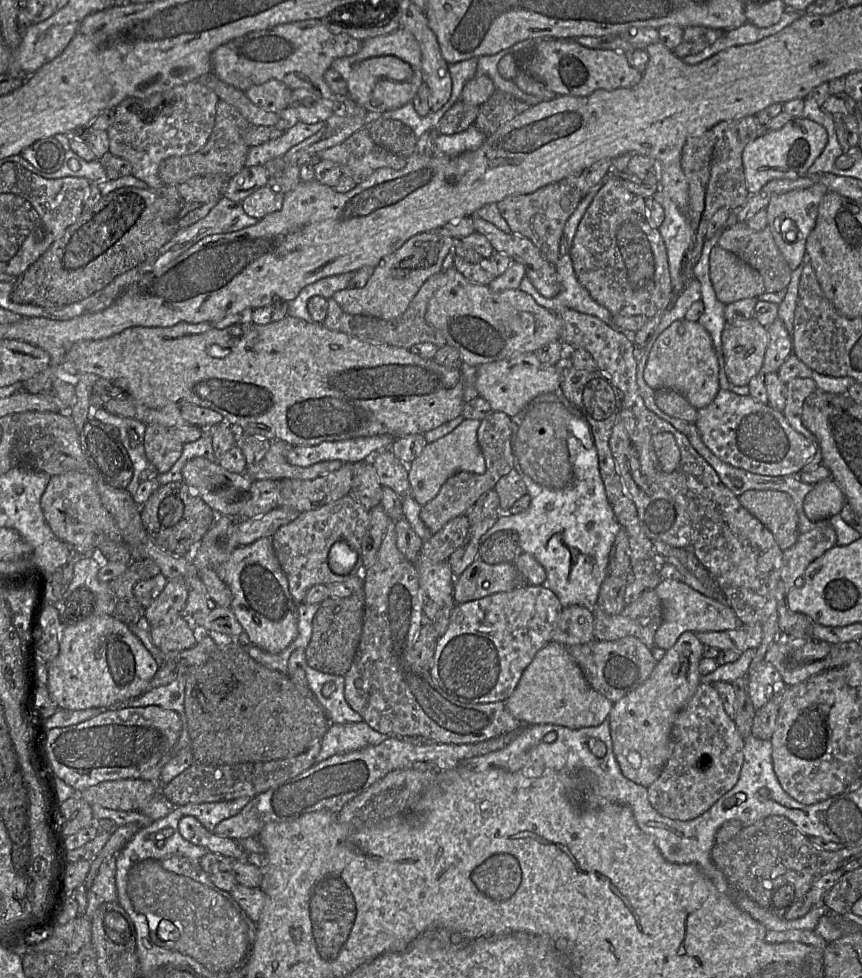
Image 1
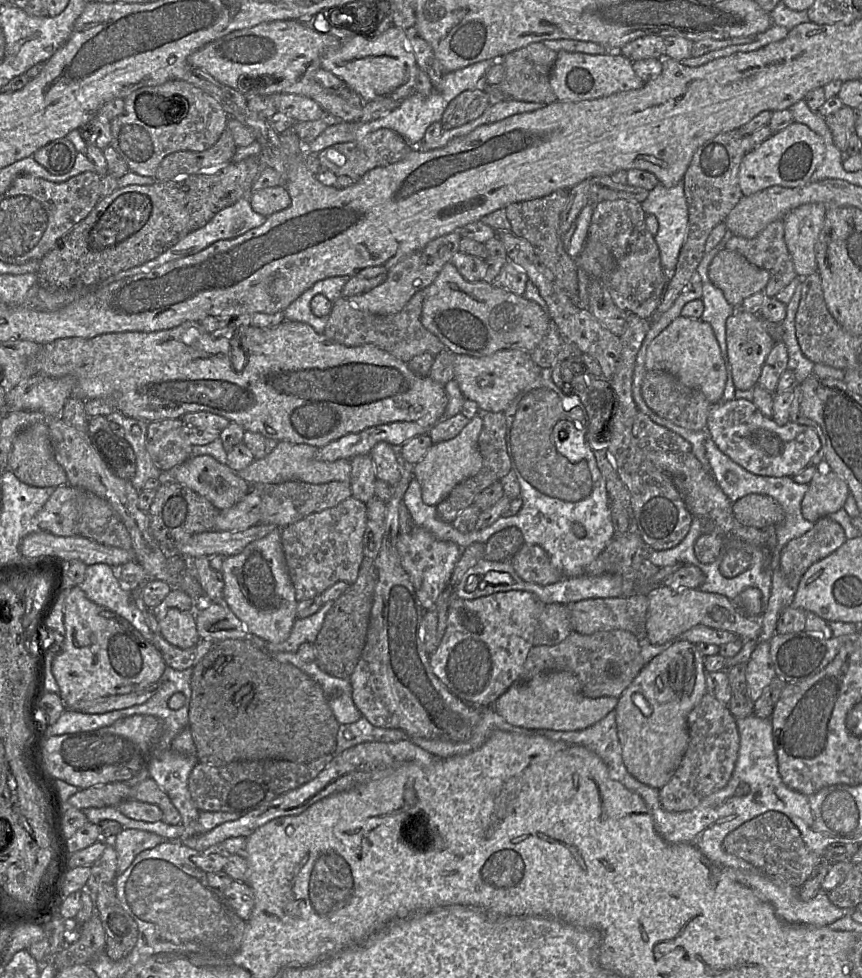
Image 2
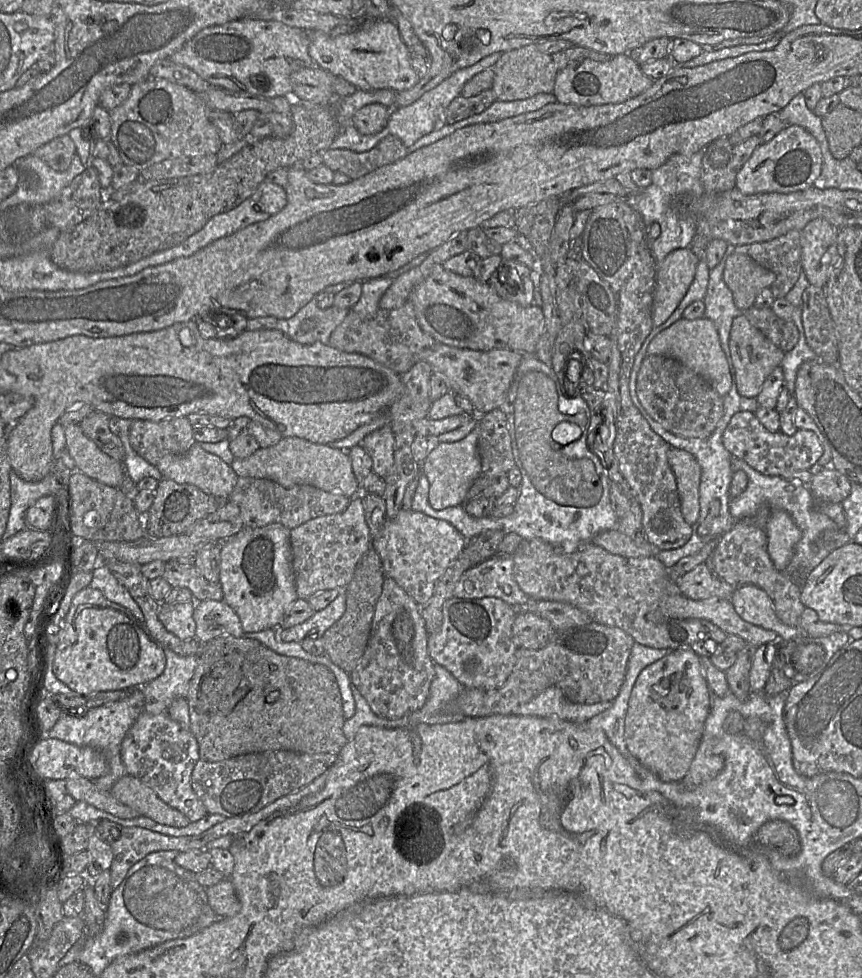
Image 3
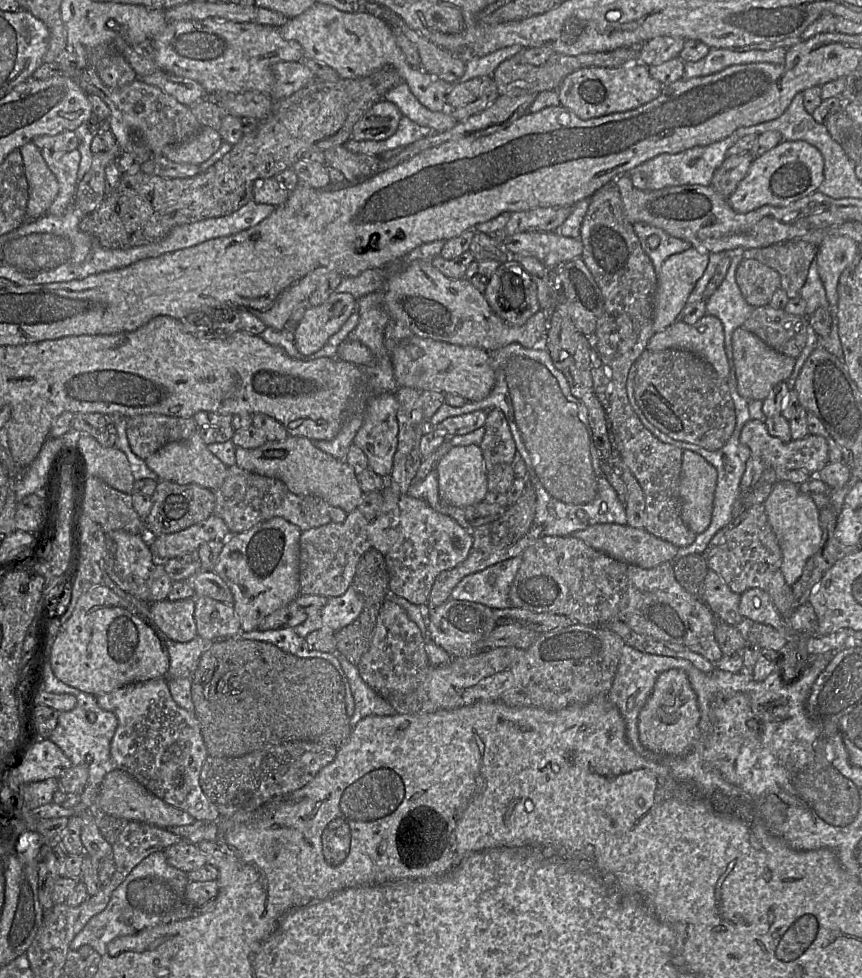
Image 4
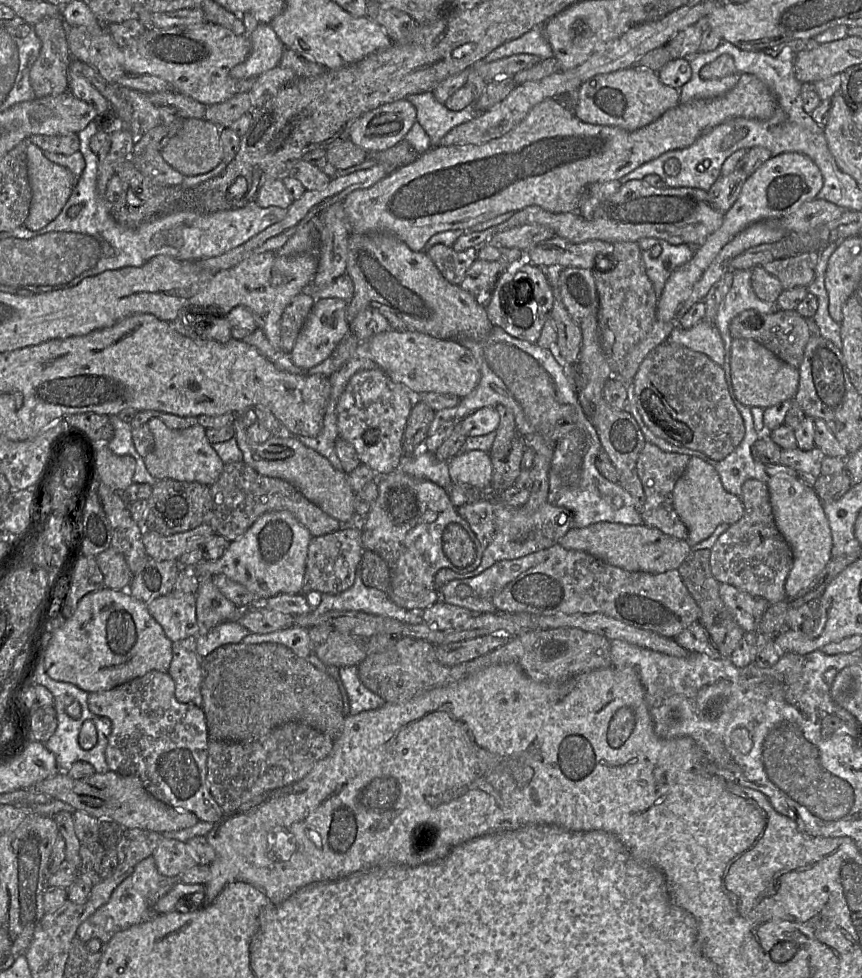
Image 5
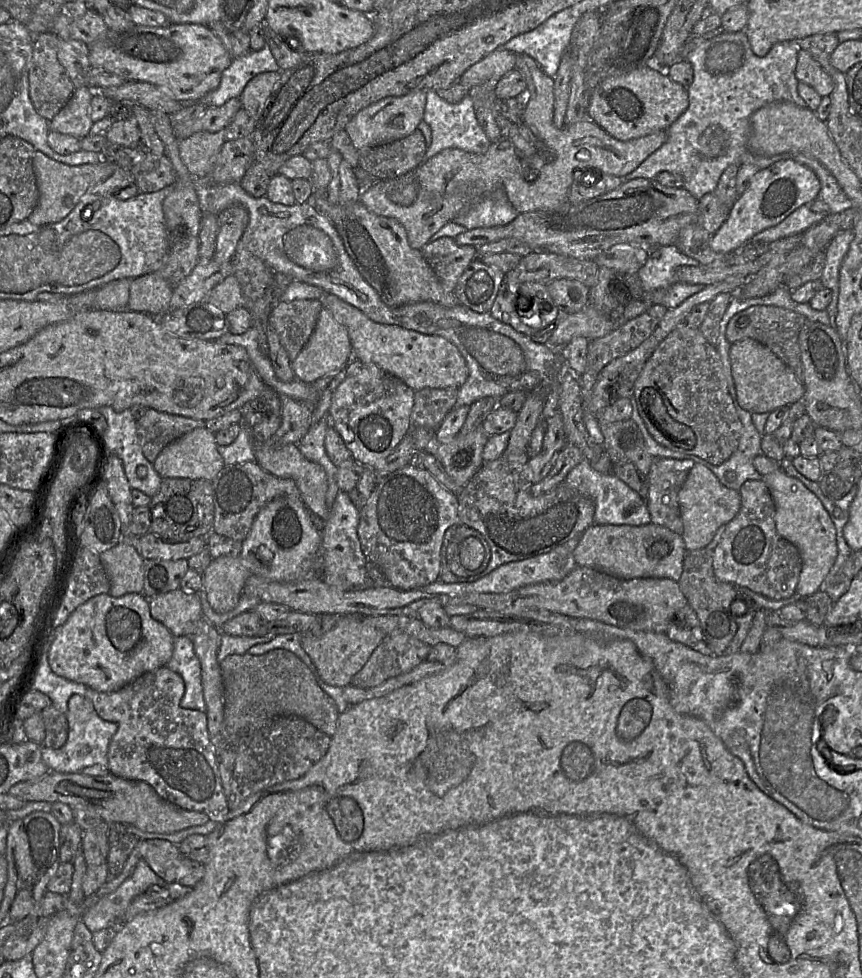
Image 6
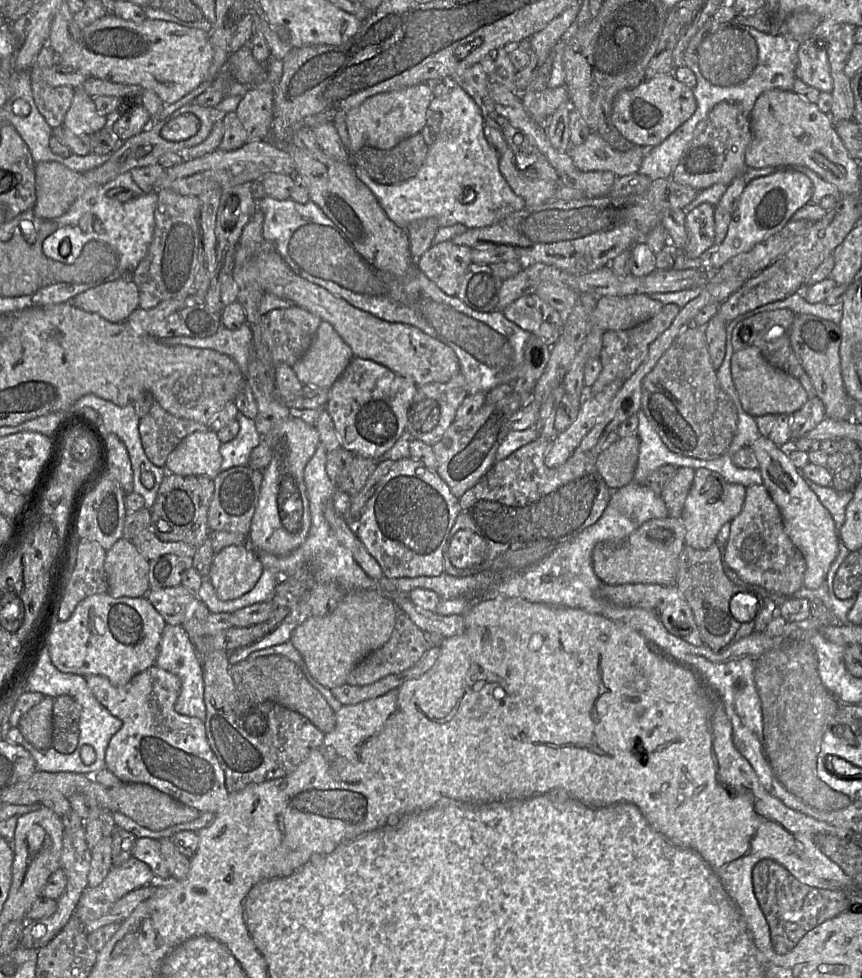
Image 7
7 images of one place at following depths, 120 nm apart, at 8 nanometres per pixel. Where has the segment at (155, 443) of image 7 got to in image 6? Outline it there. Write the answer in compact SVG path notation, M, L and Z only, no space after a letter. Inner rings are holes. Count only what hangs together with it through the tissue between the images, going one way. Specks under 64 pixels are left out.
M147 408L136 420L137 436L145 458L153 463L165 446L195 428L205 427L205 422Z

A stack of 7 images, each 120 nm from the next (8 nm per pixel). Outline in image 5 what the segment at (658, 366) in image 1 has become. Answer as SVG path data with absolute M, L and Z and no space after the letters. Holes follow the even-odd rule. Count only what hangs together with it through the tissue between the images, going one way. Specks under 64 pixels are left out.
M705 319L689 329L677 325L666 342L683 345L703 353L720 366L724 364L725 351L722 337L717 327Z

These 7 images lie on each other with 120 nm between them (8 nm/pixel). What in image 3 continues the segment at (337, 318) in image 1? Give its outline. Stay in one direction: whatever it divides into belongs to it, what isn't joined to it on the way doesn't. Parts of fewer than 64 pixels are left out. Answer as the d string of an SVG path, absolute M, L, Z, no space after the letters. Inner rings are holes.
M407 300L400 308L379 309L372 318L363 319L352 309L331 333L329 345L348 353L360 353L402 375L416 362L415 355L432 347L435 339L425 333L416 321L414 306Z

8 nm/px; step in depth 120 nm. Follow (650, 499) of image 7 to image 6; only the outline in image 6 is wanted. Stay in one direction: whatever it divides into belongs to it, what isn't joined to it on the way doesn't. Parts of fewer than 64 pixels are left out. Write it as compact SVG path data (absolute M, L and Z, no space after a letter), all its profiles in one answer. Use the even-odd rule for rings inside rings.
M587 459L582 460L568 473L564 484L582 496L593 500L595 504L593 522L595 525L642 526L651 523L646 501L614 474L601 473L595 470Z

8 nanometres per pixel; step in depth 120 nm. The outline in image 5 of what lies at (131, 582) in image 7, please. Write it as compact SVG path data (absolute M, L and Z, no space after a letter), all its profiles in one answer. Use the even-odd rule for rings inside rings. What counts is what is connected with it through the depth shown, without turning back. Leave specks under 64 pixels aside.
M113 547L96 556L96 562L104 577L104 586L112 590L127 590L134 574L124 556Z

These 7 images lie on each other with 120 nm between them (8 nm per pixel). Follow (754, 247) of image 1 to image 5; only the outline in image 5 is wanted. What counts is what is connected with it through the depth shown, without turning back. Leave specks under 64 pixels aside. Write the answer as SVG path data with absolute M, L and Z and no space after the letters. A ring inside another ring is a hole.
M810 251L797 256L775 259L764 263L762 267L779 279L784 290L789 290L796 286L807 287L813 281L818 258L818 251Z

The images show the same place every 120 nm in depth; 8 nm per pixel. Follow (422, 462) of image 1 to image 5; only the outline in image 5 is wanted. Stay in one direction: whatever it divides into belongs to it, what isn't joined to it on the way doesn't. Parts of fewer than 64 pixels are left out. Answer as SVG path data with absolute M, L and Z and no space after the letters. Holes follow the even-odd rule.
M481 450L461 451L448 461L452 483L490 489L493 474L492 458Z

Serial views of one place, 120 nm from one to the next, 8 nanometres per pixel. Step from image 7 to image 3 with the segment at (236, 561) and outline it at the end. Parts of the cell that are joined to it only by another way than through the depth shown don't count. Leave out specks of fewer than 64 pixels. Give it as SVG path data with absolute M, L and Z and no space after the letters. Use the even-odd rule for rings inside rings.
M223 600L196 602L193 614L196 623L196 638L202 643L220 636L244 636L240 618Z

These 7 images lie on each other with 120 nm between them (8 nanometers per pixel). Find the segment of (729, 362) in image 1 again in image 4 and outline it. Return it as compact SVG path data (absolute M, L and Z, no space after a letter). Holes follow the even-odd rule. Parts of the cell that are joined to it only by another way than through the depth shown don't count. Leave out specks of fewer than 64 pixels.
M742 326L733 332L732 354L735 365L737 391L741 397L748 401L763 401L776 384L787 382L795 365L794 358L772 349L759 337L744 329Z

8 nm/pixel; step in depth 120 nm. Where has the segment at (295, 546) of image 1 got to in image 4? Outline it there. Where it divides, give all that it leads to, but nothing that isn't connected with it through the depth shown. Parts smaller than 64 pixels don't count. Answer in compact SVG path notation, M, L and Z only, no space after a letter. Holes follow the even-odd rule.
M356 508L341 523L329 523L302 531L299 545L300 595L335 598L351 586L362 555L371 548L367 534L368 521Z

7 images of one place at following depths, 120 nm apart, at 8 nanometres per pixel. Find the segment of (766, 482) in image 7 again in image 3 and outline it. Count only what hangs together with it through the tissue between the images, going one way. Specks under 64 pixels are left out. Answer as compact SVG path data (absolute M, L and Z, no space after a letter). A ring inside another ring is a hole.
M772 510L765 531L768 537L768 553L775 568L784 572L790 563L796 544L802 534L791 515L784 510Z

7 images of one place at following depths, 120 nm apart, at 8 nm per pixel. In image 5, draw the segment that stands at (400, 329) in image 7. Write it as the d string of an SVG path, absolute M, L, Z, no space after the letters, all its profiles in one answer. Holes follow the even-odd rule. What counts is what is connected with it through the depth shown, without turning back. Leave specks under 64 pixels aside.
M390 329L373 335L368 342L369 352L377 367L394 382L405 386L414 396L436 392L463 398L469 395L480 381L480 369L476 359L472 352L456 339L439 339L418 331Z

